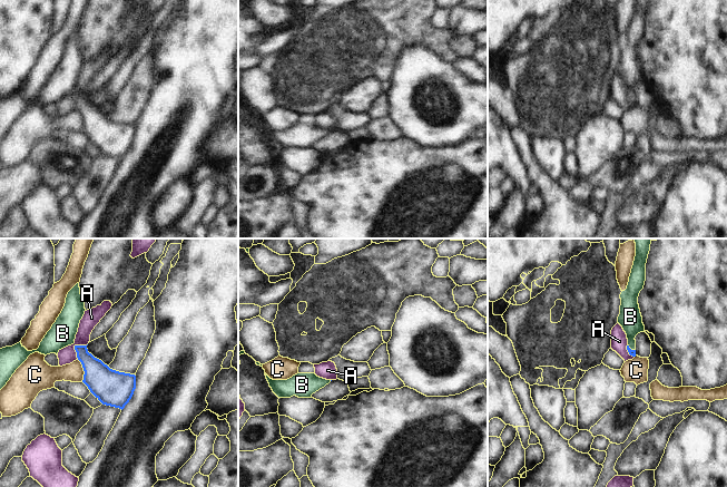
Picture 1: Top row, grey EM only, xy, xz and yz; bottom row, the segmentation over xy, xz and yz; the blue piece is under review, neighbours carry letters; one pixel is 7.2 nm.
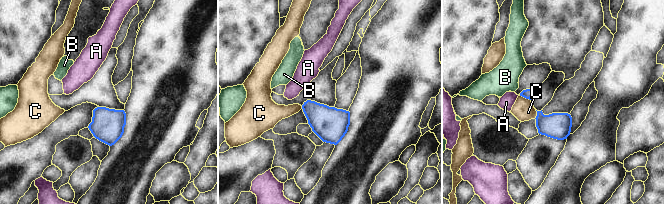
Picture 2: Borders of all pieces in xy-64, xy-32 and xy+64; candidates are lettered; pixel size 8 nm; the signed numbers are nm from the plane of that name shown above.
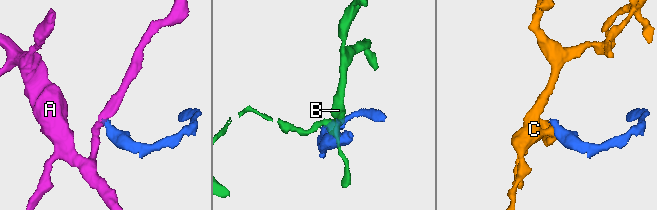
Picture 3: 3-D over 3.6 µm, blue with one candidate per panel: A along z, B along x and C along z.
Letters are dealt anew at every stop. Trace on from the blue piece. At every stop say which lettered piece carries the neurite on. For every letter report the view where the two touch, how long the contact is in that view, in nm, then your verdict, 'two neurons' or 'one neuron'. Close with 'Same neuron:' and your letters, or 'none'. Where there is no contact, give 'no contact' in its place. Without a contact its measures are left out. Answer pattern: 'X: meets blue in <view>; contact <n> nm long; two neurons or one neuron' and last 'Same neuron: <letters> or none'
A: meets blue in xy; contact 140 nm long; two neurons
B: meets blue in yz; contact 70 nm long; one neuron
C: meets blue in xy; contact 170 nm long; two neurons
Same neuron: B

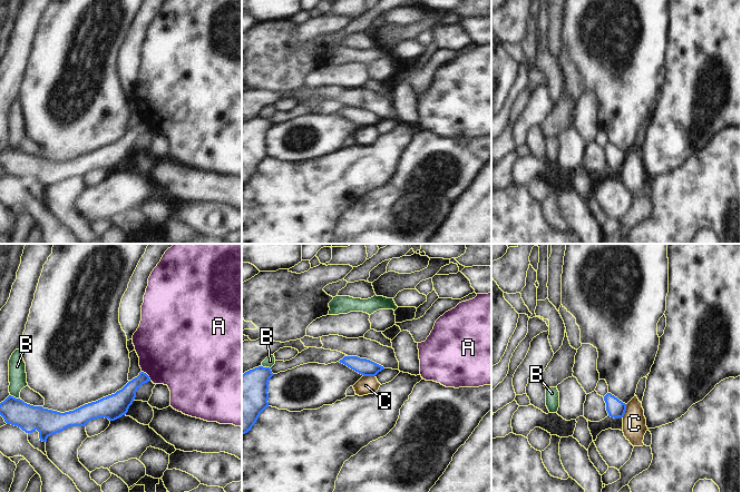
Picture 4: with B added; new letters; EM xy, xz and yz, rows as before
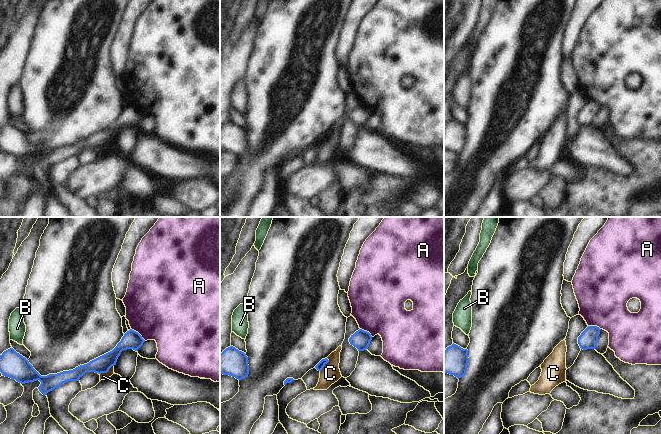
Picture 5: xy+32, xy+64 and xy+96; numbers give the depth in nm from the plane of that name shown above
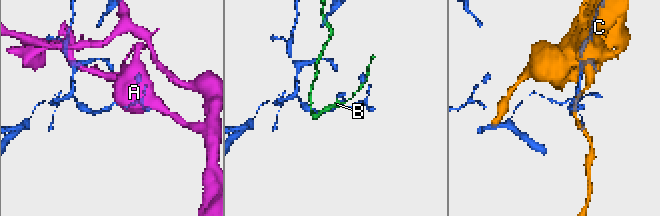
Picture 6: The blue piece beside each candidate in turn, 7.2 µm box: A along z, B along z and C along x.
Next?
A: meets blue in xy; contact 100 nm long; two neurons
B: meets blue in xy; contact 90 nm long; two neurons
C: meets blue in yz; contact 100 nm long; two neurons
Same neuron: none

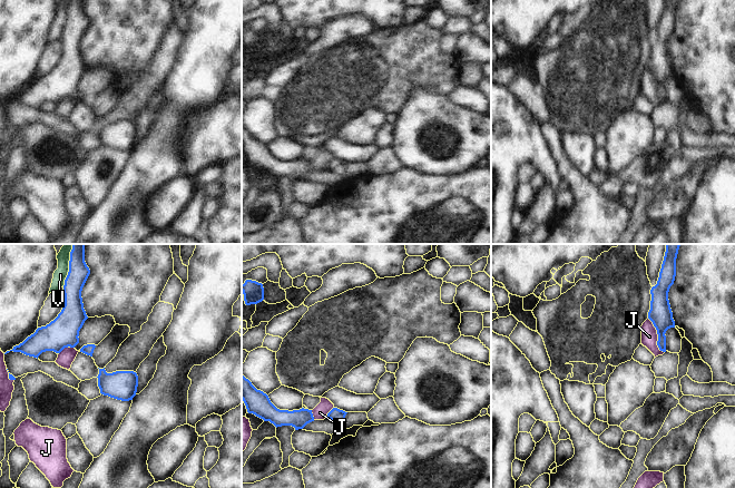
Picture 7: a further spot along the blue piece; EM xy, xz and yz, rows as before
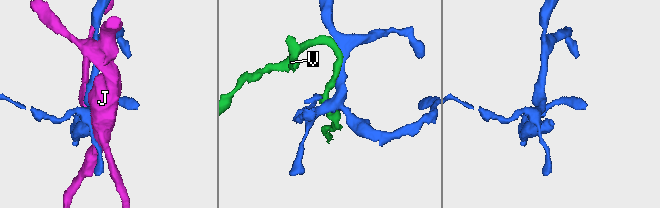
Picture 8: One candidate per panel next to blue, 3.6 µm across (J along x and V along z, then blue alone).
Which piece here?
J: meets blue in yz; contact 280 nm long; two neurons
V: meets blue in xy; contact 280 nm long; two neurons
Same neuron: none

